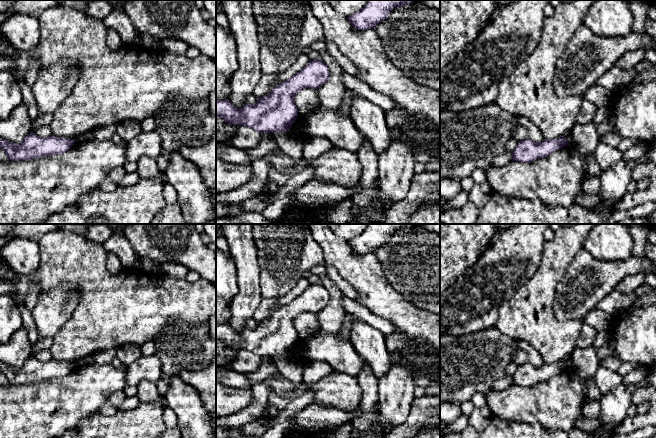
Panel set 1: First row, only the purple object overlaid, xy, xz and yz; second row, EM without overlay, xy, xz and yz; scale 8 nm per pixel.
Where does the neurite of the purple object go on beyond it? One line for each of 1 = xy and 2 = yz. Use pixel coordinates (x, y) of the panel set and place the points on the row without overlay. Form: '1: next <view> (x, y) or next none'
1: next none
2: next none

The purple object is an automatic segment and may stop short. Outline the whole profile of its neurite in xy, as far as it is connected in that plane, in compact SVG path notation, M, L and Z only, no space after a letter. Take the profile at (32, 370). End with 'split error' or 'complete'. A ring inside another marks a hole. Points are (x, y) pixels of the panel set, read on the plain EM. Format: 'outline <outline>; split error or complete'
outline M32 355L18 368L0 362L0 372L5 376L7 383L11 385L63 378L74 367L74 363L60 362L54 359L41 362Z; complete

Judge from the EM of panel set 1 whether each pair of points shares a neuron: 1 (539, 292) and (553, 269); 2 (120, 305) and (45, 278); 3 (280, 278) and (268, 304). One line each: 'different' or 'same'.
1: same
2: same
3: different

